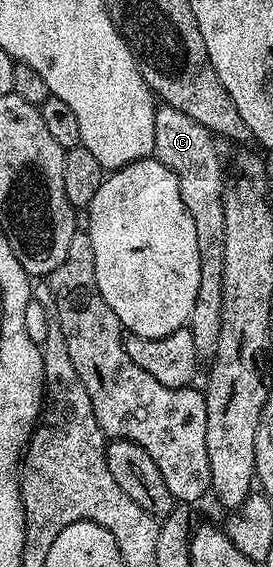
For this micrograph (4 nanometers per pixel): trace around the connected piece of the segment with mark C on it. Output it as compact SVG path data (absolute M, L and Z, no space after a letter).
M159 107L154 114L153 155L180 182L180 196L188 214L192 214L192 223L196 226L196 246L200 246L200 290L196 290L196 306L192 306L189 329L196 342L199 357L213 357L216 342L220 334L220 310L224 302L224 206L222 194L222 160L218 157L216 137L209 132L196 118L188 118L175 108Z

